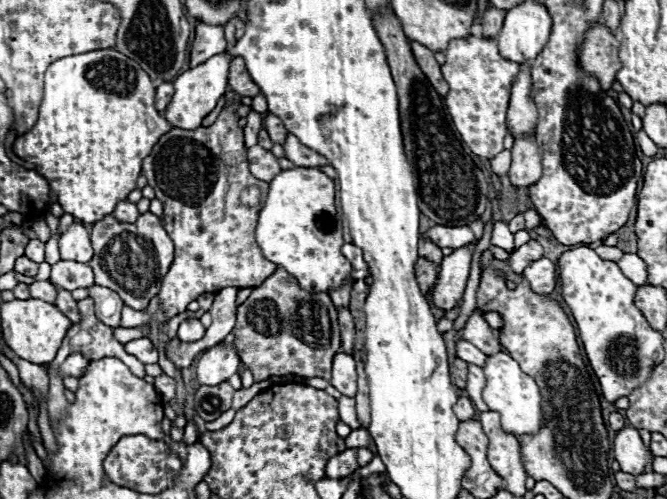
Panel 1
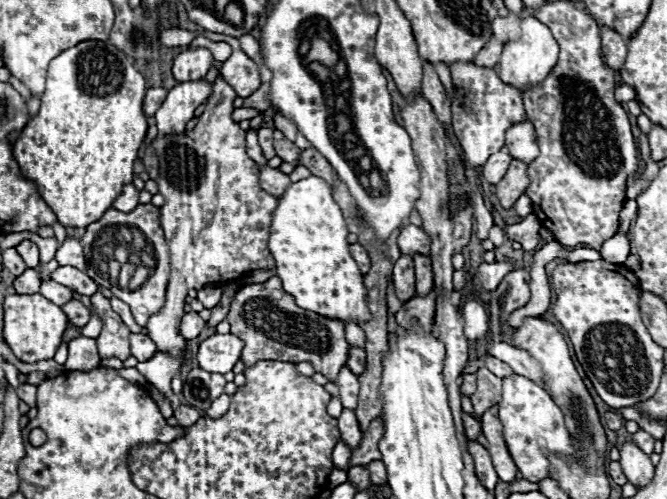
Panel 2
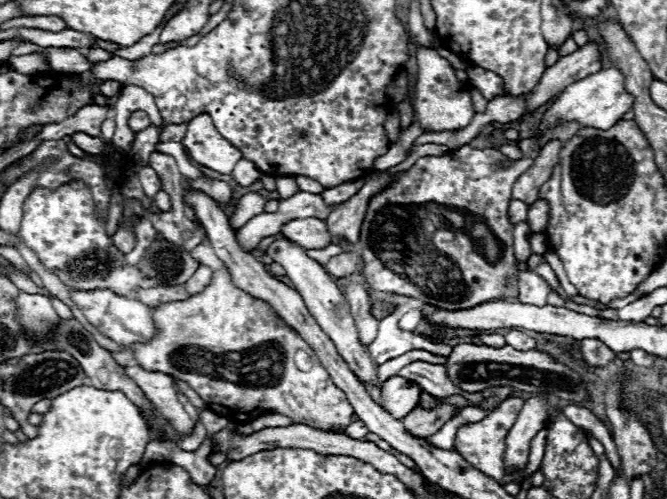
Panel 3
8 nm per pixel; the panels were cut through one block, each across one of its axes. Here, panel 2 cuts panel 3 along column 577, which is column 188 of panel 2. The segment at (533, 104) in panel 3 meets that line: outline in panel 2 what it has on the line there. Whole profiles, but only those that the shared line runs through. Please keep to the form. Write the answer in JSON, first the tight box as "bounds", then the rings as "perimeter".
{"bounds":[172,48,212,84],"perimeter":[[[208,48],[186,50],[174,58],[172,76],[180,84],[182,80],[202,80],[212,66],[212,54]]]}

